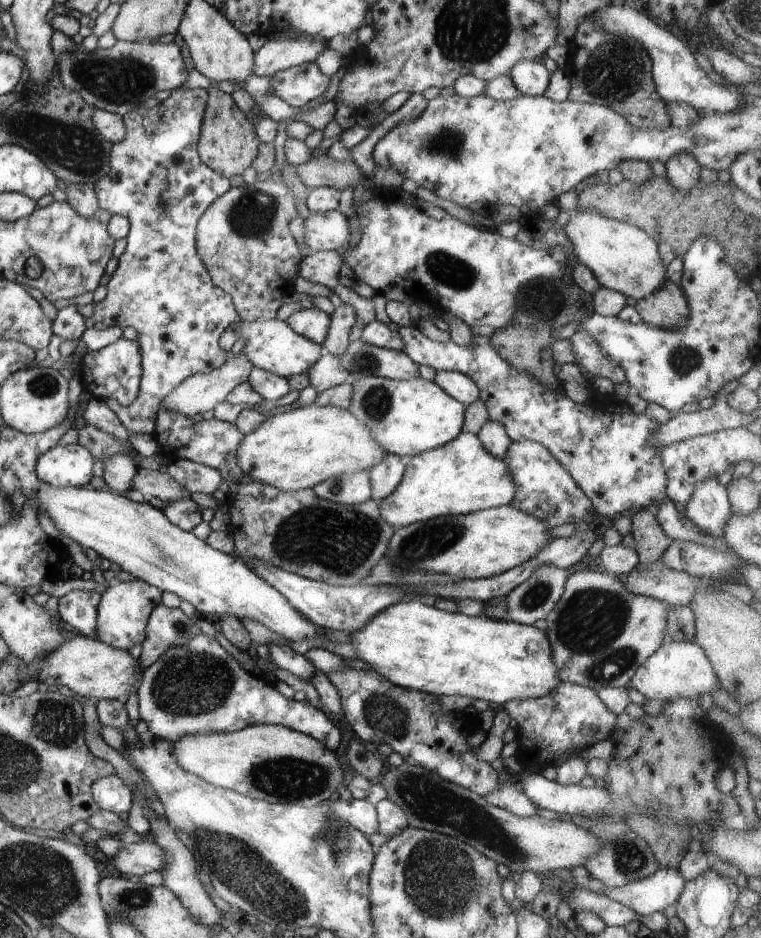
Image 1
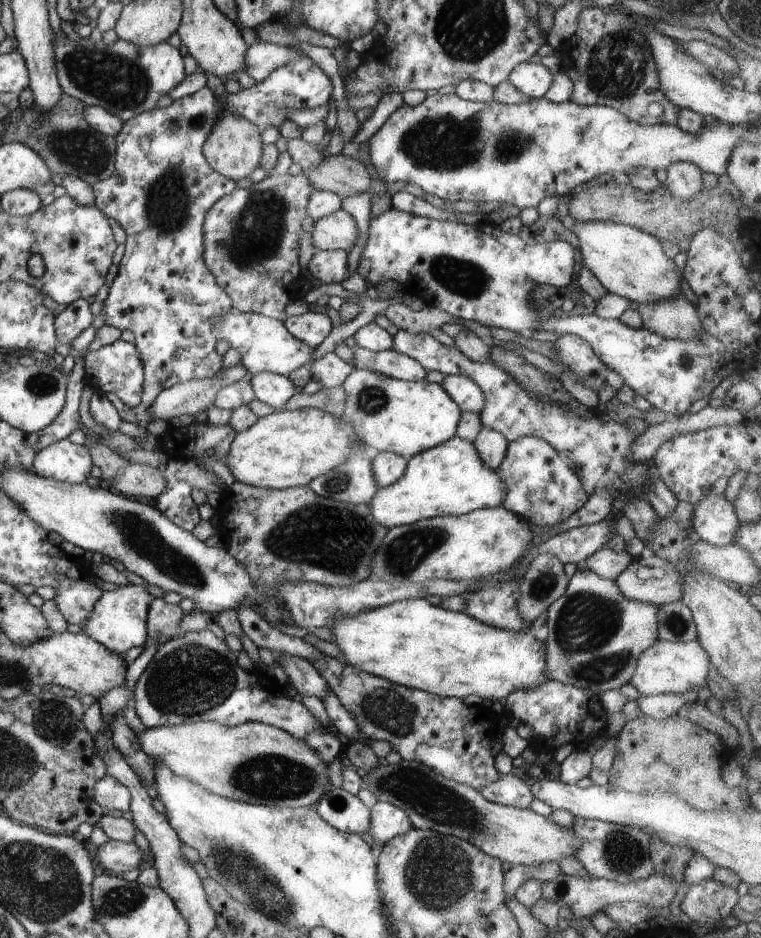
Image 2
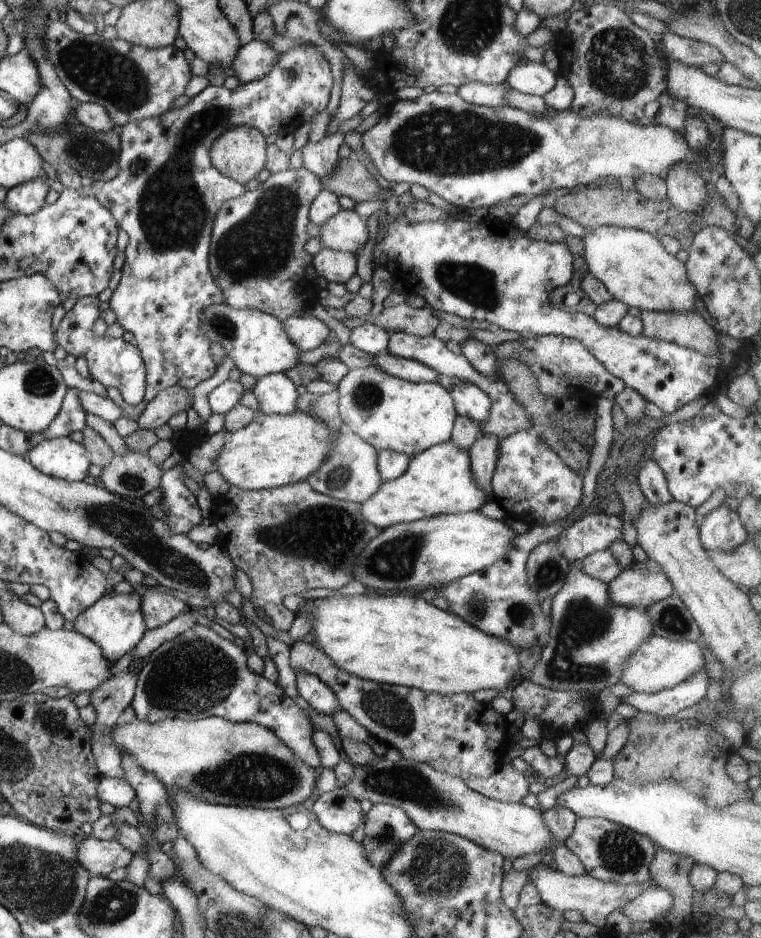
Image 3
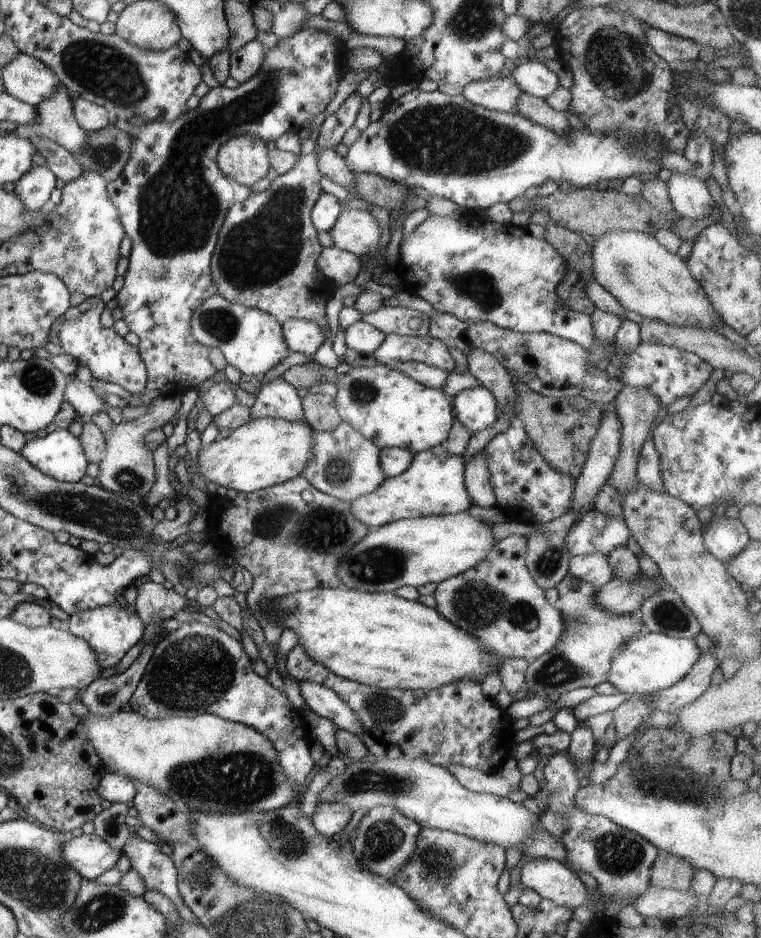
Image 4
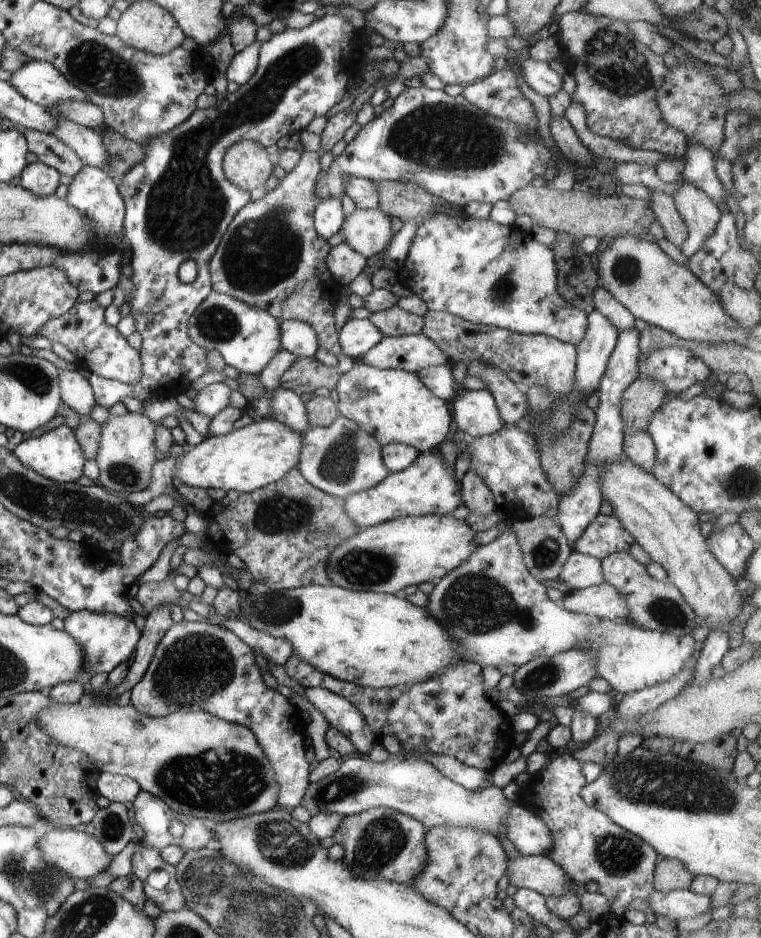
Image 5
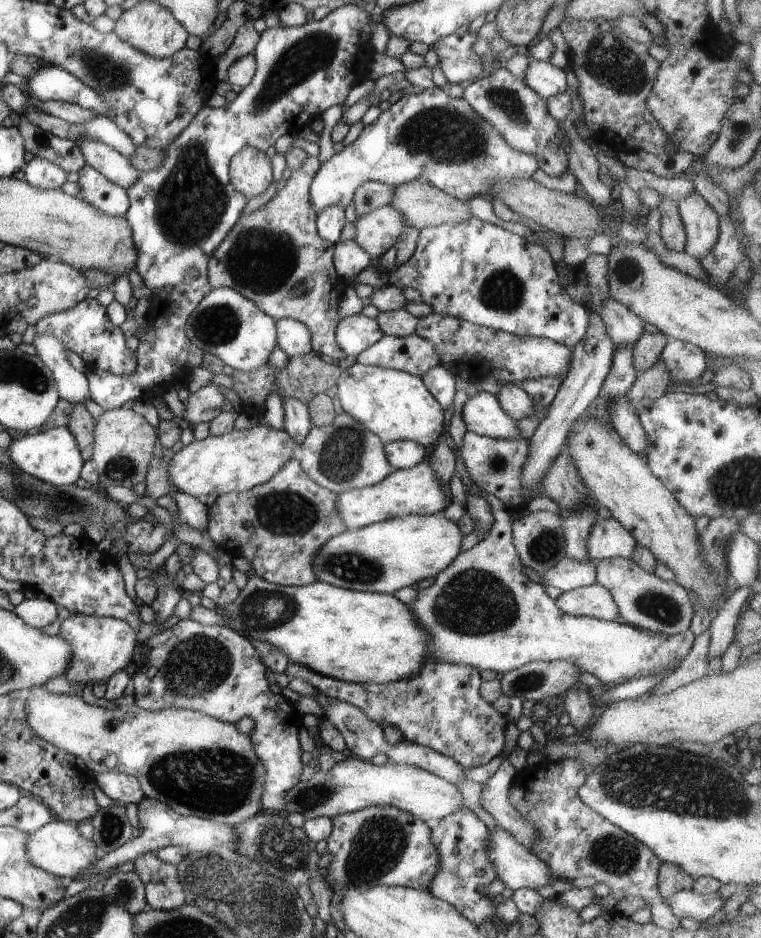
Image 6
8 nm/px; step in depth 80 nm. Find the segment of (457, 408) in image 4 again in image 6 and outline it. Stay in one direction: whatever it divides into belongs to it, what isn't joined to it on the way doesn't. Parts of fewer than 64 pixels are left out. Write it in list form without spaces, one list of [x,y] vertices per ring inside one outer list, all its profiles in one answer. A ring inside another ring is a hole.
[[[477,391],[462,406],[462,420],[469,432],[484,437],[504,440],[522,438],[518,421],[504,412],[496,395],[488,392]]]

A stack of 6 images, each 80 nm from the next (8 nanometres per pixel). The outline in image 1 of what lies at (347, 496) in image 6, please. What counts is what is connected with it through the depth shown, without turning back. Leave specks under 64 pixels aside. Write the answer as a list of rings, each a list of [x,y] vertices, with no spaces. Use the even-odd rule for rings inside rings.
[[[462,431],[448,444],[413,456],[405,466],[402,482],[378,504],[382,518],[400,529],[418,521],[510,505],[515,492],[515,480],[507,462],[487,451],[477,434]]]

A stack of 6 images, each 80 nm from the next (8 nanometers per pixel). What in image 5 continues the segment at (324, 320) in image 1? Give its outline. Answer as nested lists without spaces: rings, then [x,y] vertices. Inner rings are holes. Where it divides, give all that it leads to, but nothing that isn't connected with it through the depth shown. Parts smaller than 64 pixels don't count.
[[[300,320],[280,322],[280,342],[282,350],[287,350],[296,357],[313,358],[318,348],[315,329]]]

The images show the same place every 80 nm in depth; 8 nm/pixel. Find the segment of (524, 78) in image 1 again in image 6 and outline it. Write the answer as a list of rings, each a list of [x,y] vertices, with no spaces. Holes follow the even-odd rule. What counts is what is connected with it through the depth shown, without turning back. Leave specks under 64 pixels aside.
[[[531,58],[526,70],[526,83],[544,99],[550,99],[567,91],[567,78],[563,68],[556,68],[549,61]]]

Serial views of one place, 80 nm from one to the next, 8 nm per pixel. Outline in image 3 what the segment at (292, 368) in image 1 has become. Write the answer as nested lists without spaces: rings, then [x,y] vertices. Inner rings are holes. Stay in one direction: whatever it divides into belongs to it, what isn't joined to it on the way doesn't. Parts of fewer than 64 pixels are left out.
[[[224,303],[210,305],[202,311],[200,328],[203,337],[222,344],[241,373],[257,379],[270,373],[287,373],[300,363],[302,351],[290,340],[282,321],[268,313],[235,309]]]

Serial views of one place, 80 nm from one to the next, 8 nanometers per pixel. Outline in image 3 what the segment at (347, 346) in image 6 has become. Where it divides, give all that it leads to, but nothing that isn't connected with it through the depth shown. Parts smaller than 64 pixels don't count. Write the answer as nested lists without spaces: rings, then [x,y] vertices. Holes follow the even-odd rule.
[[[368,321],[350,332],[350,342],[361,355],[377,355],[384,353],[389,344],[389,332]]]

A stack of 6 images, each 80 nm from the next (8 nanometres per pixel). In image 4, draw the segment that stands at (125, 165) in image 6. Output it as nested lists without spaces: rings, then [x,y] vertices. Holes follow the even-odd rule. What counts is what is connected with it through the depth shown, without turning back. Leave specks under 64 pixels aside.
[[[65,88],[36,106],[38,116],[32,124],[18,125],[12,133],[18,138],[47,138],[70,152],[86,150],[88,132],[80,128],[72,114],[74,96]]]

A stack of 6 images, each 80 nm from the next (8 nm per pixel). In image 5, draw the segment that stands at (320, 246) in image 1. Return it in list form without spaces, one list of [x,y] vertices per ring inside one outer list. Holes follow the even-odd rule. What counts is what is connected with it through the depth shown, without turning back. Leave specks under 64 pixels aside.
[[[380,208],[357,209],[346,216],[340,234],[345,235],[345,242],[352,250],[370,259],[393,240],[391,219],[392,216]]]

